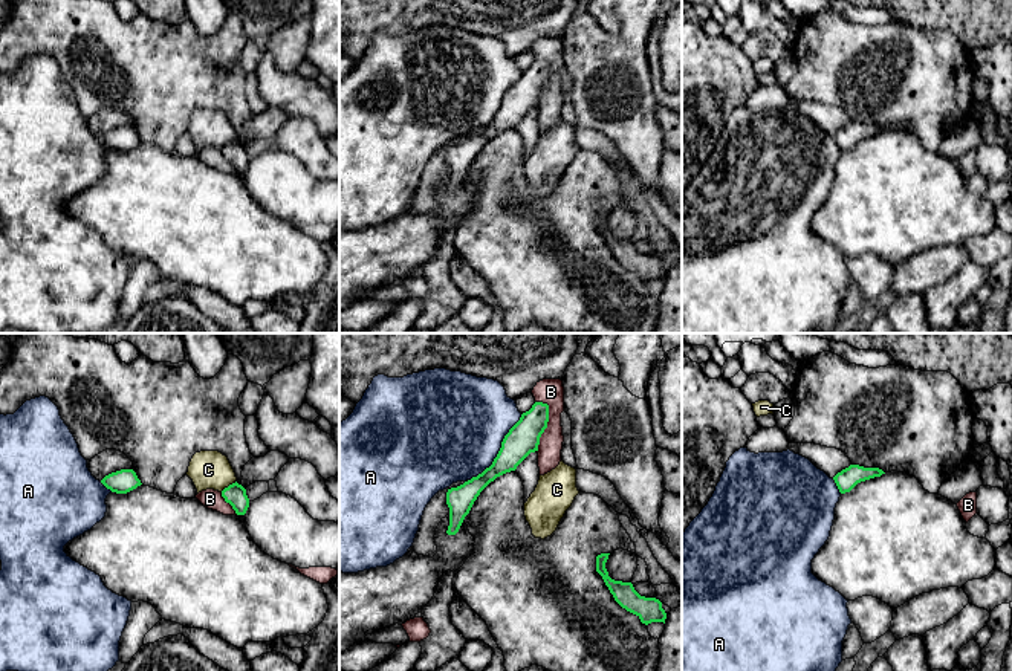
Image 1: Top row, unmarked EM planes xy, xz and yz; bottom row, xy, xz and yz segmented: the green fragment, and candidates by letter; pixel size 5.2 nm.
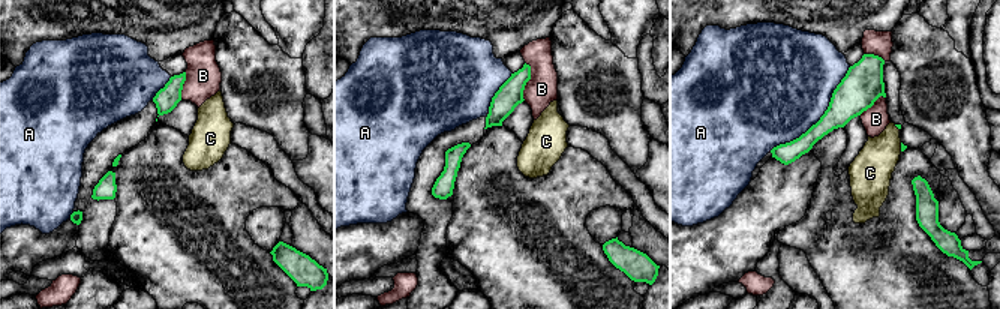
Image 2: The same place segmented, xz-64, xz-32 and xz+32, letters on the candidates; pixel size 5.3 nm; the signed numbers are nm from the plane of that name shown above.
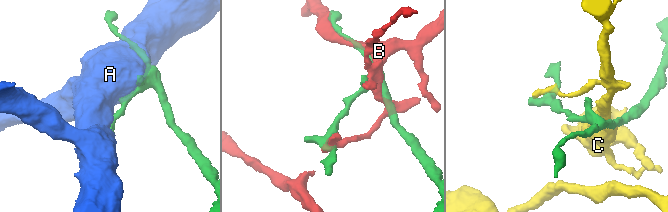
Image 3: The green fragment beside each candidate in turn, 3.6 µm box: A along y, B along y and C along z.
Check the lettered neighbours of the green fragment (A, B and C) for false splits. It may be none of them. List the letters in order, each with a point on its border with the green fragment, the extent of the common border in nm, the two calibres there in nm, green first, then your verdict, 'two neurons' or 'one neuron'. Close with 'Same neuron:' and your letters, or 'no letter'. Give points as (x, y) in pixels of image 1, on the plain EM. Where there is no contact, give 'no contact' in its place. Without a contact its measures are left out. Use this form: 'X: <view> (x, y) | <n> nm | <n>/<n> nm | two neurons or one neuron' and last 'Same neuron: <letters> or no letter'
A: xz (499, 109) | 460 nm | 170/500 nm | two neurons
B: xz (546, 83) | 280 nm | 170/140 nm | two neurons
C: xy (230, 142) | 100 nm | 110/200 nm | two neurons
Same neuron: no letter

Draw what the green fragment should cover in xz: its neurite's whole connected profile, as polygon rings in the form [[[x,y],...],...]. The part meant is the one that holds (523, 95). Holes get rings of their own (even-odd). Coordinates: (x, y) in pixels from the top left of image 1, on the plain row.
[[[535,60],[532,66],[521,72],[520,78],[509,87],[501,99],[501,105],[492,122],[477,135],[465,139],[446,150],[449,165],[449,183],[446,191],[456,193],[469,171],[480,150],[497,135],[515,128],[530,112],[538,109],[540,95],[547,86],[549,63]]]

